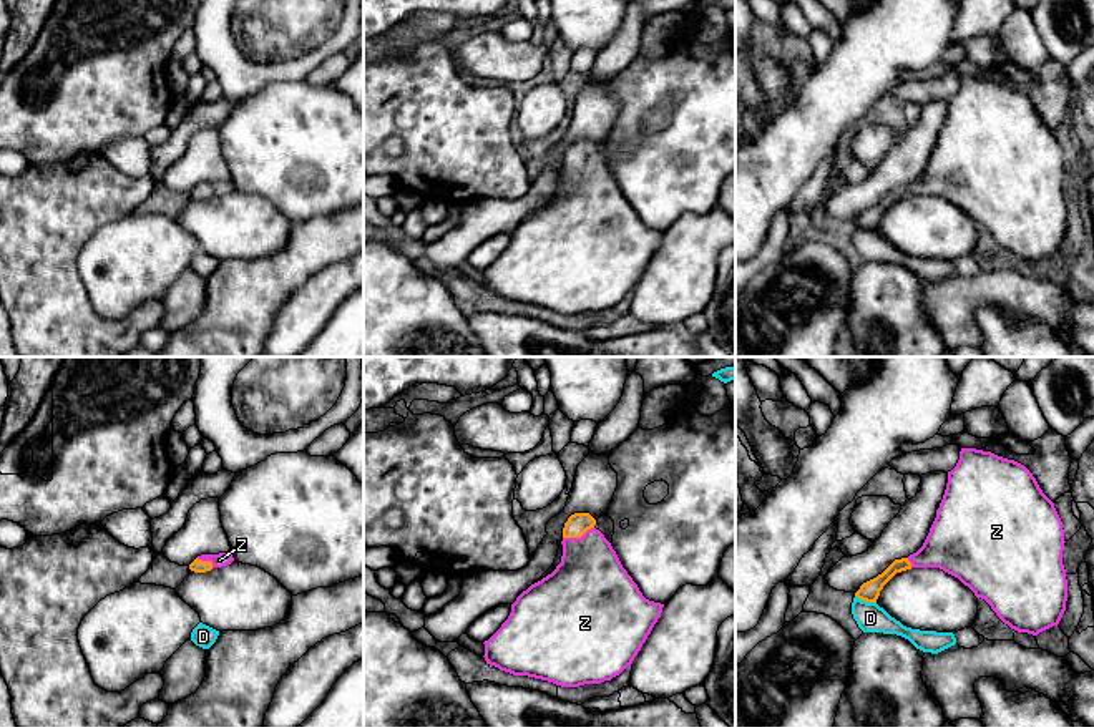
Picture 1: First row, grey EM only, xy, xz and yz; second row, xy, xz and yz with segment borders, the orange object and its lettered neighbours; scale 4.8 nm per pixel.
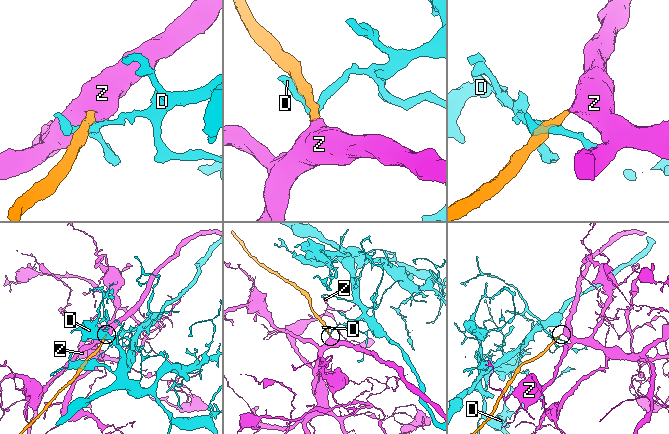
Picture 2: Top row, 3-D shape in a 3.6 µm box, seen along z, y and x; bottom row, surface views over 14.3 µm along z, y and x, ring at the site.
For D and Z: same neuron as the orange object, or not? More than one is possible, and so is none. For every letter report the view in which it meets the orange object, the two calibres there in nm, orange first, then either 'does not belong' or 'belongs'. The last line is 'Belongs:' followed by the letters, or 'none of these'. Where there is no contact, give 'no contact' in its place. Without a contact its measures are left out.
D: contact in yz; calibres 100 and 140 nm; does not belong
Z: contact in xz; calibres 110 and 380 nm; belongs
Belongs: Z

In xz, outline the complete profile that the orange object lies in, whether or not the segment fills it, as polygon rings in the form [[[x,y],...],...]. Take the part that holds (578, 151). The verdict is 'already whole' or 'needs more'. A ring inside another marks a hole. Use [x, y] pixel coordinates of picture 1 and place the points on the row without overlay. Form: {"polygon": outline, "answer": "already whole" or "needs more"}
{"polygon": [[[589,141],[568,146],[561,191],[516,226],[508,247],[483,271],[486,292],[561,315],[601,312],[632,292],[664,232],[642,224],[611,171],[594,153]]], "answer": "needs more"}

